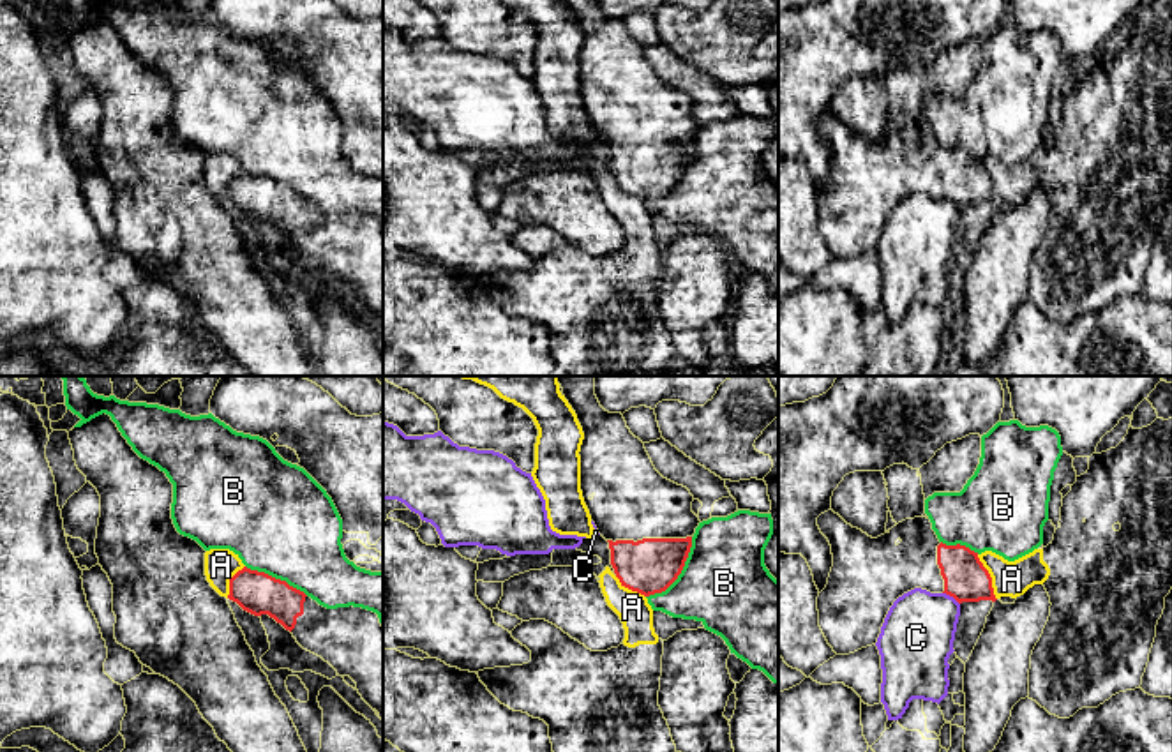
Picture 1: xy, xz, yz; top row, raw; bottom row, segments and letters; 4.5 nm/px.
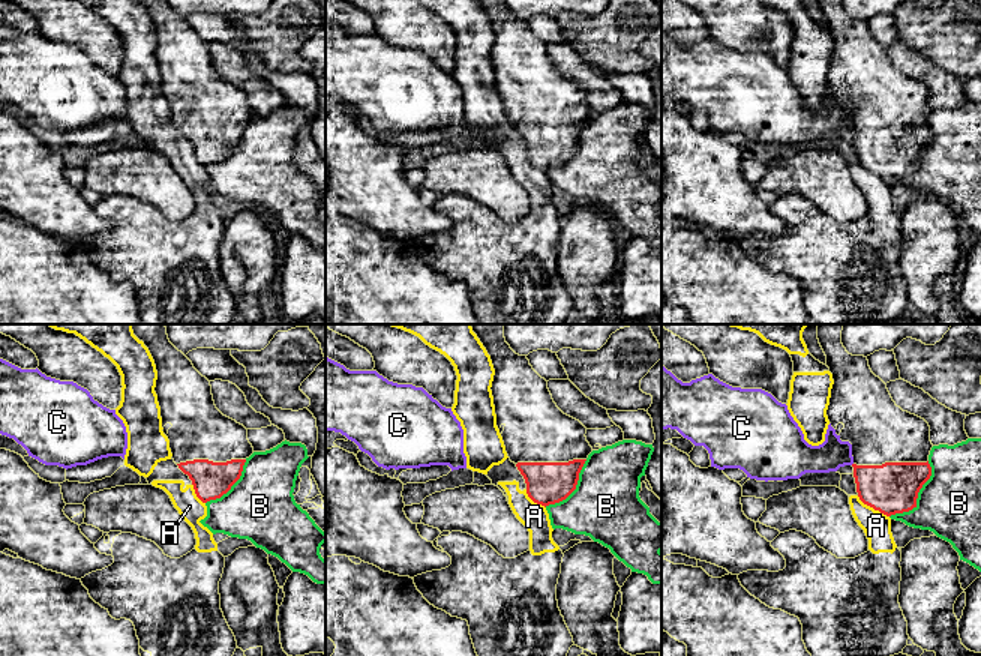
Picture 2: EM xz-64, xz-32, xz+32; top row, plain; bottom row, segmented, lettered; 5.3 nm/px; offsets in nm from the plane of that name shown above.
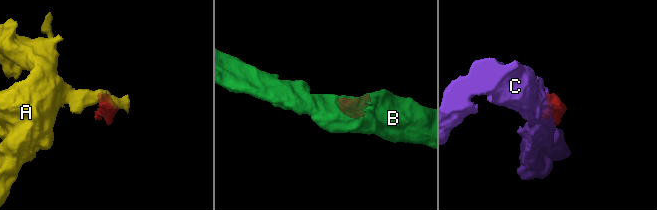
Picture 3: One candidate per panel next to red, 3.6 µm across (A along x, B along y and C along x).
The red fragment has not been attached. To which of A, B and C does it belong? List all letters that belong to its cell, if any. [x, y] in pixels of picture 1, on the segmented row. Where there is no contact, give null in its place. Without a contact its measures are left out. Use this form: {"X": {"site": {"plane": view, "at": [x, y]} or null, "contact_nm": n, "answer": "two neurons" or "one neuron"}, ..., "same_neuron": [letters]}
{"A": {"site": {"plane": "yz", "at": [991, 578]}, "contact_nm": 220, "answer": "two neurons"}, "B": {"site": {"plane": "xz", "at": [680, 572]}, "contact_nm": 360, "answer": "two neurons"}, "C": {"site": {"plane": "yz", "at": [952, 595]}, "contact_nm": 100, "answer": "two neurons"}, "same_neuron": []}

